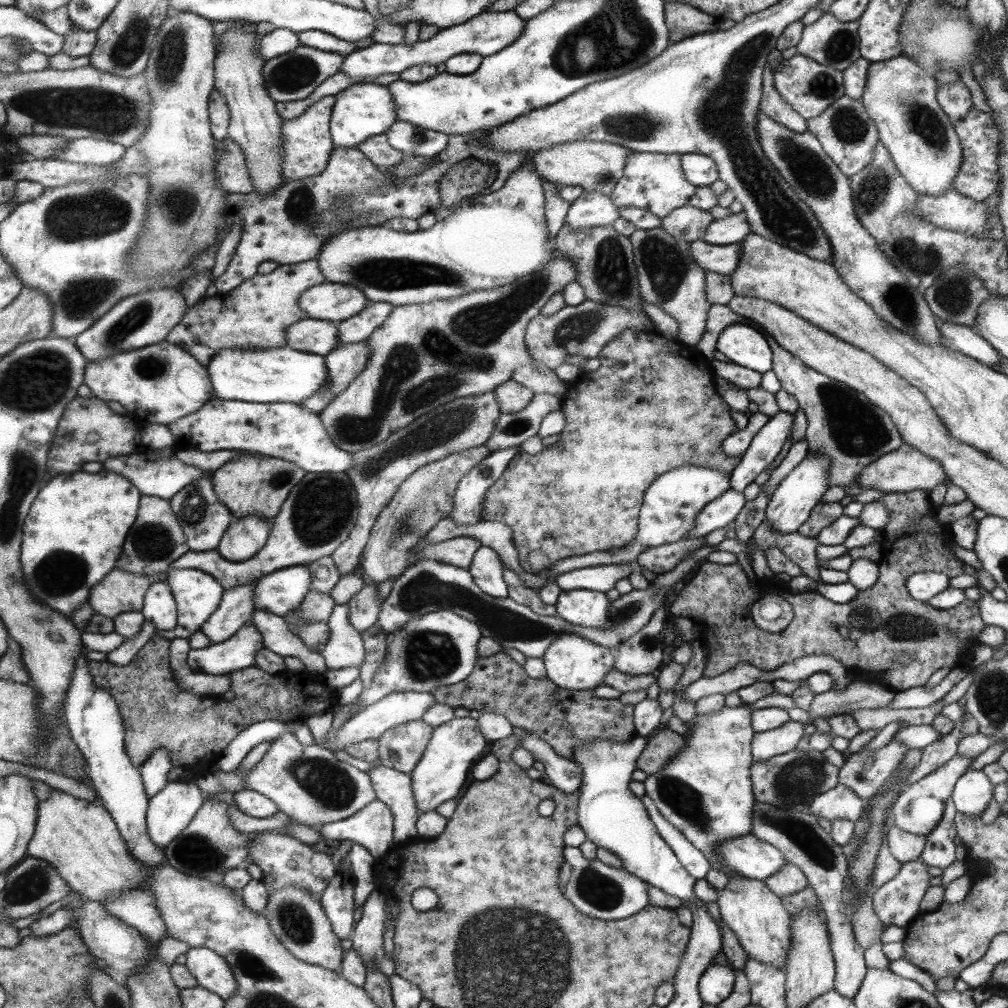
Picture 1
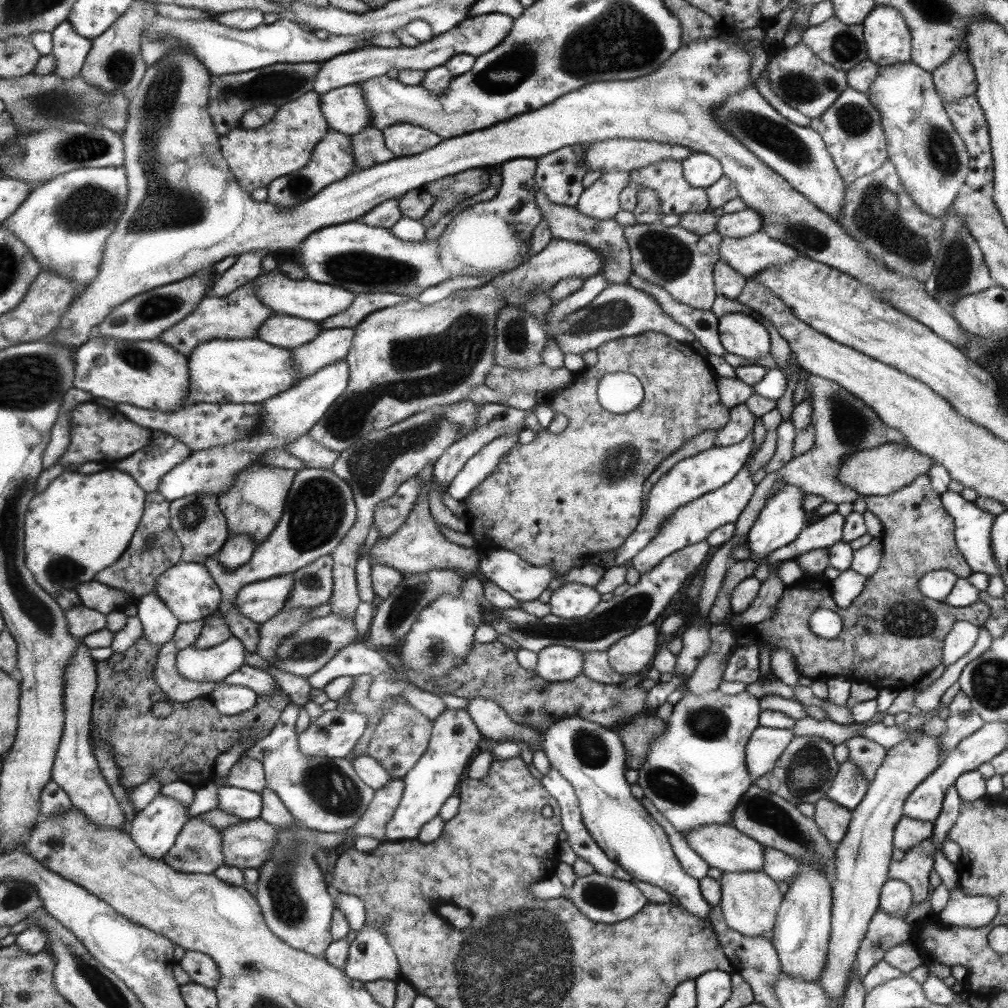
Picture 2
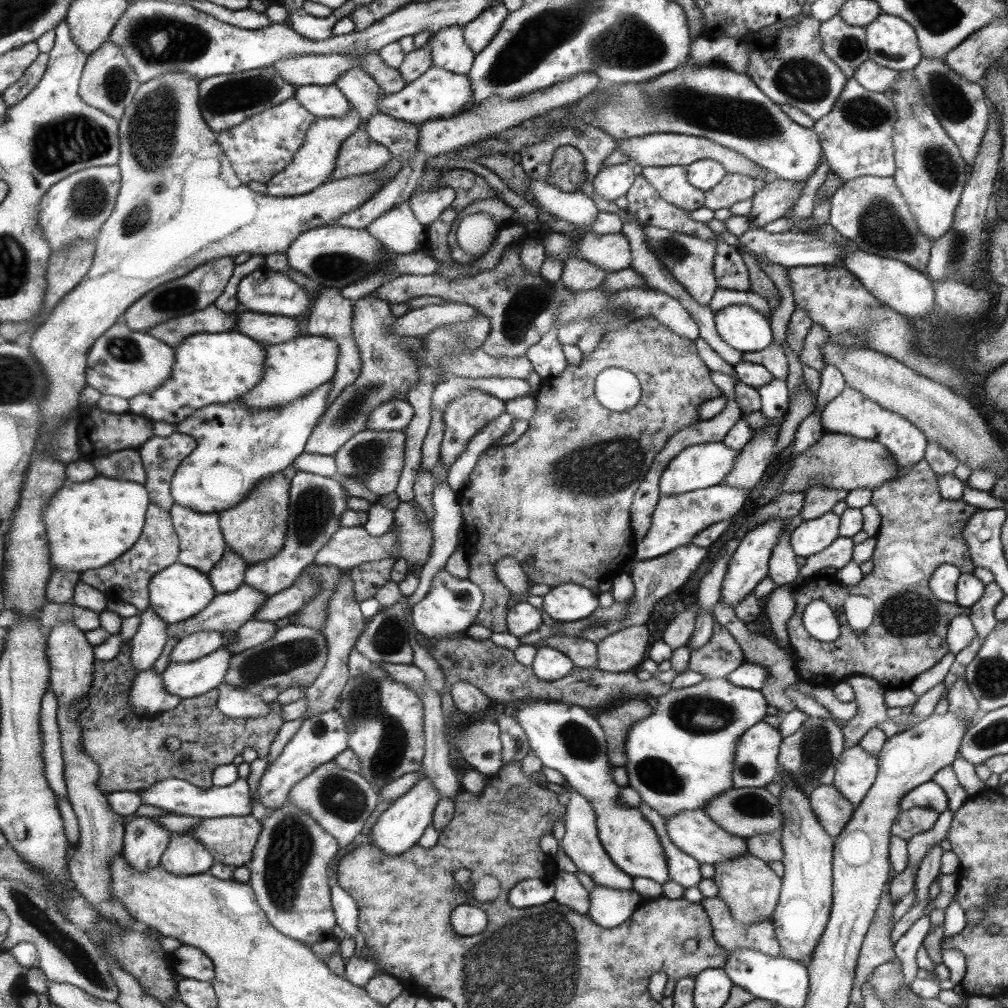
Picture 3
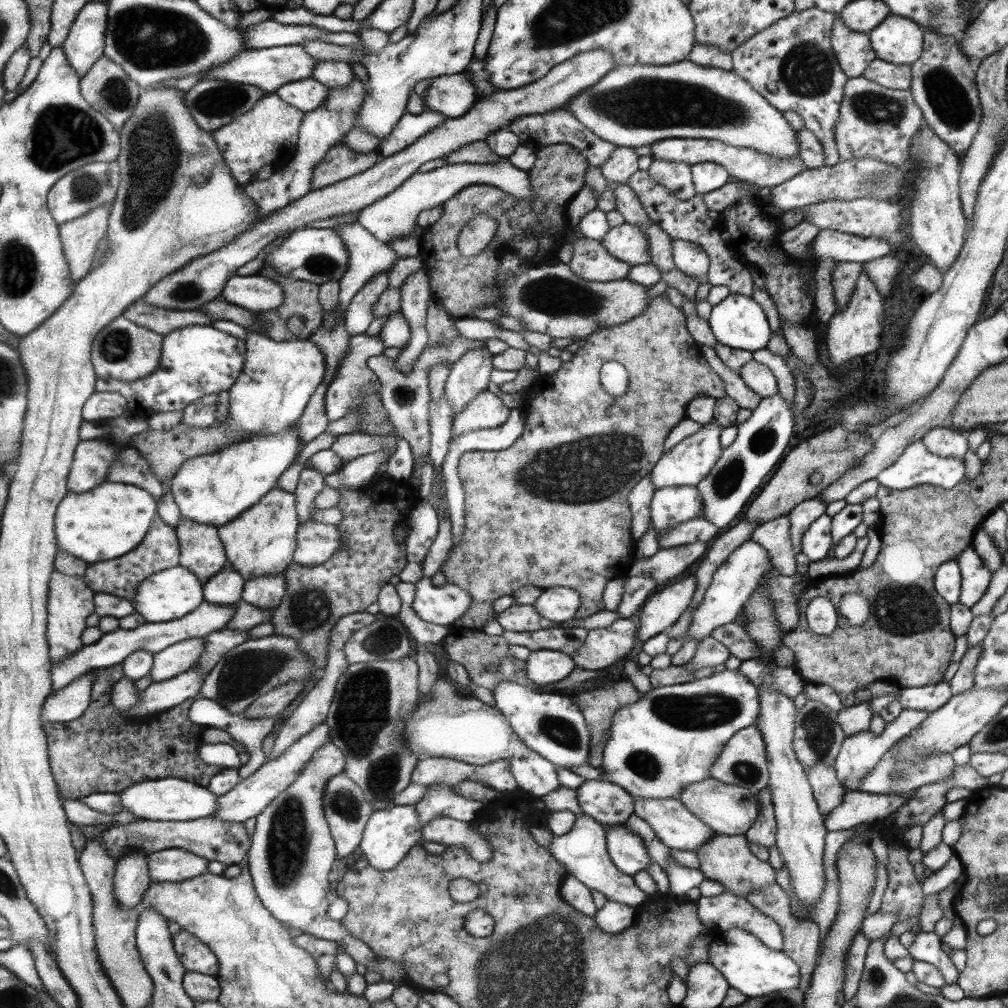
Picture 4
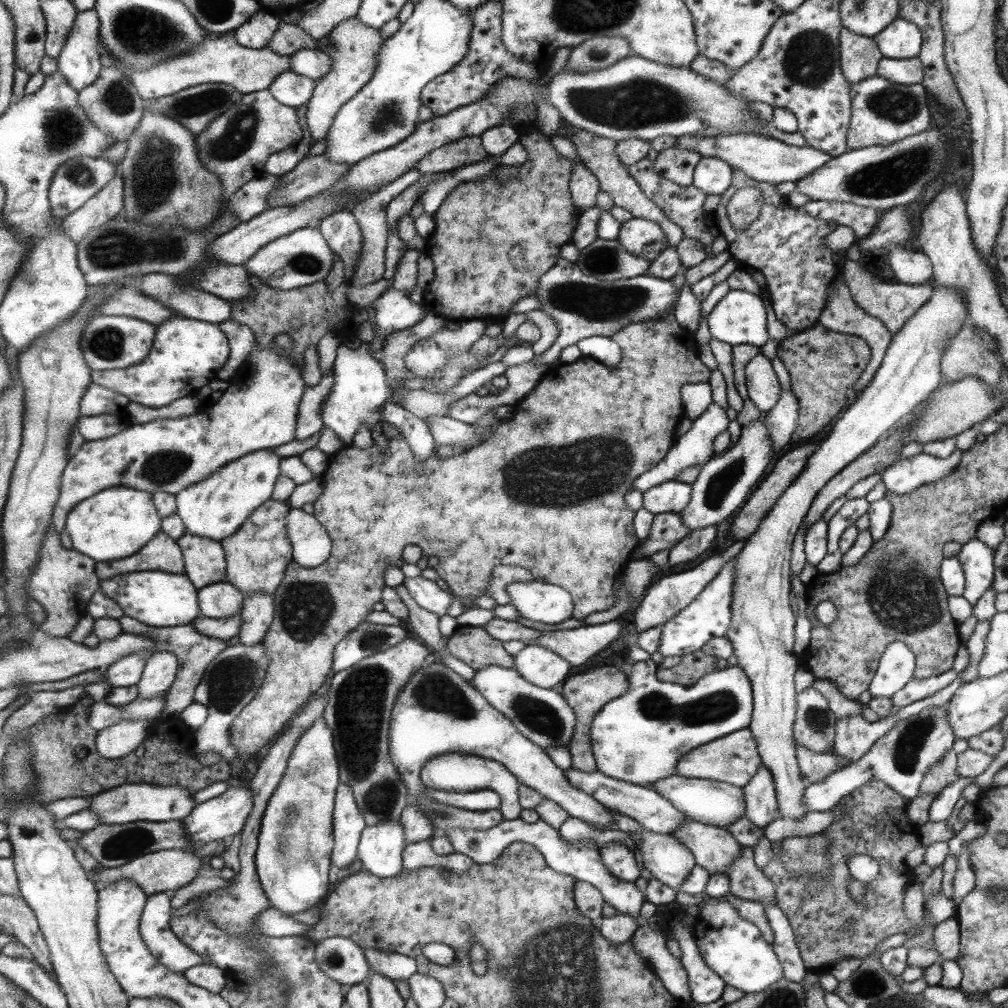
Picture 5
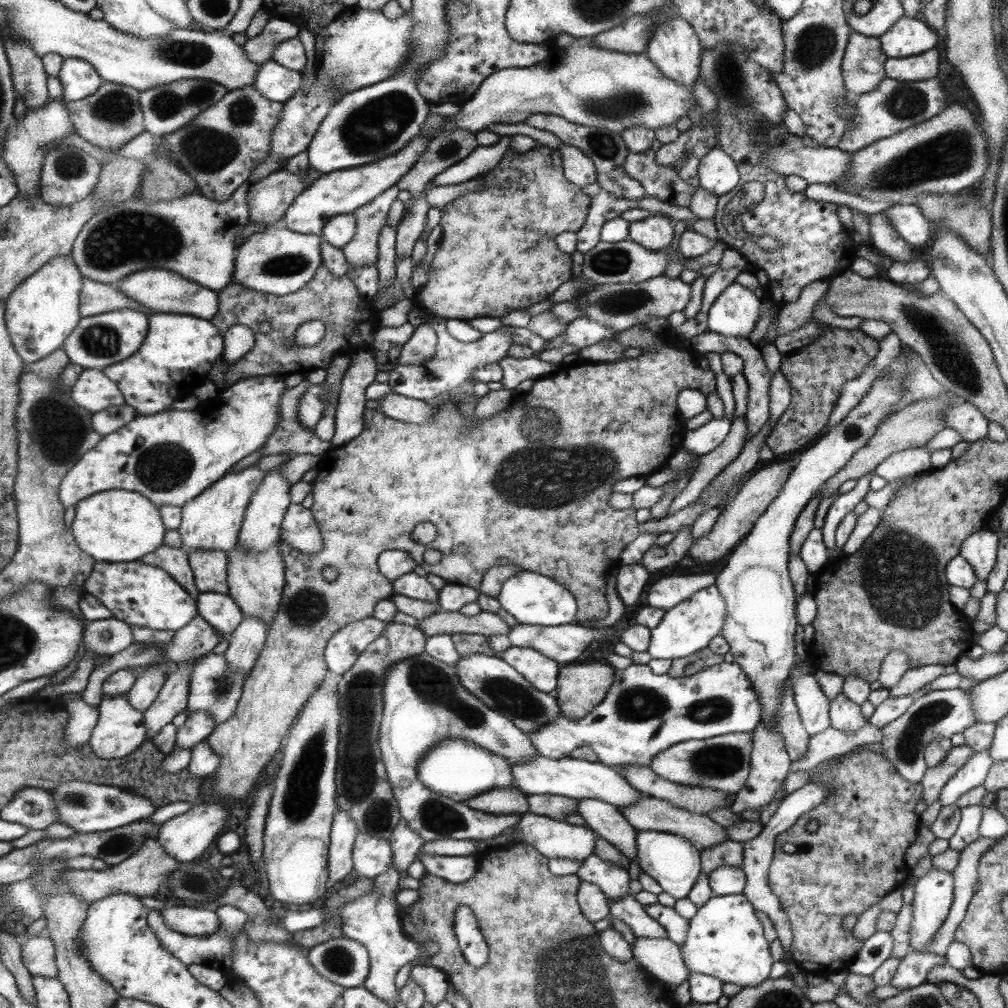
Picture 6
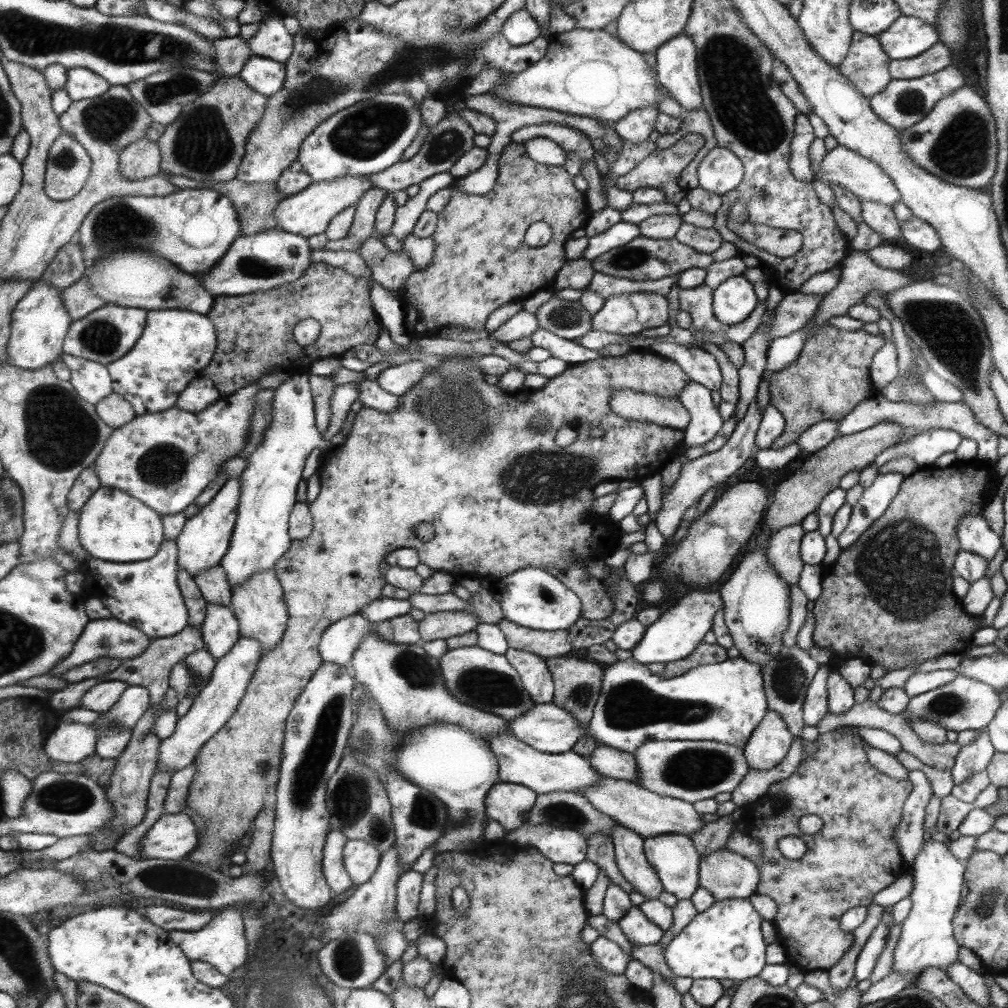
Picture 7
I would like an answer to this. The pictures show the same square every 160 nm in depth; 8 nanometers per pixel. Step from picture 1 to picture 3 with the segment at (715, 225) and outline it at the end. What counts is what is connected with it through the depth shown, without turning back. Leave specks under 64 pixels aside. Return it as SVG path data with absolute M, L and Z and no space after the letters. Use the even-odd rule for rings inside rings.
M770 178L755 189L752 205L745 214L748 228L763 228L763 226L785 216L798 198L805 182L789 182L778 178Z

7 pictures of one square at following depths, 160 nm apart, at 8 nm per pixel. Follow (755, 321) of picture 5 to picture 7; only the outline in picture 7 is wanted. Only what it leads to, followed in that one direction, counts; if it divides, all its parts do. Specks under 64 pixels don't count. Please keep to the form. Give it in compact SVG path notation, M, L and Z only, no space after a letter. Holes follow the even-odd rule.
M742 274L724 280L712 292L712 313L721 324L745 321L758 303L753 284Z

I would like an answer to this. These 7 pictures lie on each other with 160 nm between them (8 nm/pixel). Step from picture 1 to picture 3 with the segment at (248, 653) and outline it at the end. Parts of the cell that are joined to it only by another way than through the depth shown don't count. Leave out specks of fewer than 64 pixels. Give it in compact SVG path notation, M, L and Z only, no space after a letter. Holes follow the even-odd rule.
M225 647L191 662L172 662L162 673L165 686L171 694L184 698L195 698L222 683L231 652Z

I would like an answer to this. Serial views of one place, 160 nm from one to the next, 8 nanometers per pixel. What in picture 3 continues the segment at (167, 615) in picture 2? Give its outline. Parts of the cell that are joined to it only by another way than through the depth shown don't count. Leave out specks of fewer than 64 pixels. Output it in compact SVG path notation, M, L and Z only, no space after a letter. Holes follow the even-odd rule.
M151 608L141 612L140 618L142 621L139 630L131 641L134 665L139 672L147 671L161 658L168 647L170 627L170 623Z

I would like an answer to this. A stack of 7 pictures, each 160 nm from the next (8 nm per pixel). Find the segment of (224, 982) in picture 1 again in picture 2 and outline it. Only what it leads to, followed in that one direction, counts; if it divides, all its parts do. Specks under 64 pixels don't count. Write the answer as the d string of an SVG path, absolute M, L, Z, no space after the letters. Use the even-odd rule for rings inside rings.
M193 950L186 951L179 963L192 976L193 982L216 989L221 973L210 956Z

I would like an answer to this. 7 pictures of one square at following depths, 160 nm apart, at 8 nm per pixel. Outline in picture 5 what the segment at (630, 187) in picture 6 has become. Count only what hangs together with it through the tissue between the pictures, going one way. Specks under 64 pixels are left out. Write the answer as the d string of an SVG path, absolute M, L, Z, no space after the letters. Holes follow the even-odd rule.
M563 121L559 123L558 130L559 129L562 130L562 136L574 144L580 162L595 176L598 180L598 187L611 197L615 207L626 210L631 214L632 218L656 221L667 237L667 246L676 247L677 244L679 244L679 241L684 237L681 228L673 224L673 222L661 212L661 209L643 194L636 180L628 174L627 168L619 163L615 152L616 142L614 140L594 136L594 134L590 134L583 129L574 127L566 128Z

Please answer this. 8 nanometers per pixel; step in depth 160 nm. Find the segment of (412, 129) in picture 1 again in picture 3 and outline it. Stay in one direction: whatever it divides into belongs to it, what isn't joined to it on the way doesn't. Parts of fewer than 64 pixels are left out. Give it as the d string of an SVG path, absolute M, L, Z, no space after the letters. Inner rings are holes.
M379 112L359 126L361 129L365 129L366 135L374 143L385 146L389 151L389 155L391 155L391 159L397 159L401 163L401 168L399 168L399 172L395 176L391 177L391 180L387 181L372 197L369 197L367 202L361 204L359 208L340 216L336 222L328 223L329 227L339 225L347 228L356 228L357 230L365 229L368 224L371 224L372 220L406 202L414 188L418 186L417 182L423 175L425 164L428 161L428 157L425 154L421 154L421 151L418 151L418 141L420 140L419 124L393 118Z

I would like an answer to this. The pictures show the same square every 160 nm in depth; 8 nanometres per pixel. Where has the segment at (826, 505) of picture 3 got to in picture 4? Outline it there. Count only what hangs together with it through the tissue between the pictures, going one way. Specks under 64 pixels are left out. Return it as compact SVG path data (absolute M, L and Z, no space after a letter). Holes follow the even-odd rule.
M815 496L813 499L803 500L786 515L789 520L789 538L794 555L802 551L801 541L804 539L804 533L816 519L824 515L825 508L826 505Z

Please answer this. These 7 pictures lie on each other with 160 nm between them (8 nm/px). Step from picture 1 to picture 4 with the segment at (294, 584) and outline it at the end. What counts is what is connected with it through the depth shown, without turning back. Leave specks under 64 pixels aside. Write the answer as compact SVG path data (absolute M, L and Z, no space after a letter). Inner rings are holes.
M204 601L197 607L196 611L174 621L162 623L146 622L133 630L121 628L112 633L105 633L103 639L99 640L96 644L85 645L75 655L54 662L52 668L53 690L54 692L61 692L75 679L79 679L93 669L101 670L111 668L115 665L121 665L128 656L133 655L135 652L147 651L157 654L167 648L173 647L173 644L178 644L188 639L203 639L203 637L207 637L209 634L225 628L226 624L228 624L231 617L235 614L235 611L235 603L232 605L218 605Z

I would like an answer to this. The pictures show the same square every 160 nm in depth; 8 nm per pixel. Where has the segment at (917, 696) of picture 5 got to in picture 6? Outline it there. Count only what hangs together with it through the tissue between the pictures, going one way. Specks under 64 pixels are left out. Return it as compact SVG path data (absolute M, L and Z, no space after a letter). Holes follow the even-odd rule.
M925 664L919 668L910 668L905 671L901 680L888 690L888 696L891 698L899 698L909 694L918 693L924 686L933 682L938 676L956 672L954 664L941 666L941 664Z

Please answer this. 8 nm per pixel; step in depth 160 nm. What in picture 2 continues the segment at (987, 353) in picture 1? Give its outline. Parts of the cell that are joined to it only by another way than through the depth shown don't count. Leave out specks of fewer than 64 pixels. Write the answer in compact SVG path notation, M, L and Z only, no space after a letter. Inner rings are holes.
M716 37L709 40L695 40L695 42L683 43L683 46L667 61L665 61L656 71L649 75L643 75L637 77L636 79L631 80L613 80L613 81L598 81L597 83L587 84L585 87L579 88L576 91L571 91L568 95L563 95L560 99L557 99L554 103L550 103L546 107L537 109L536 111L527 111L523 115L512 116L511 119L506 121L494 124L492 127L485 128L482 131L473 131L467 133L466 135L454 136L453 138L443 138L439 144L433 146L433 148L428 148L427 150L420 152L415 156L407 156L403 158L394 158L387 160L386 162L381 162L375 164L374 166L363 168L361 170L355 170L350 173L348 176L345 176L344 179L337 180L332 182L328 187L322 188L313 198L298 204L297 206L292 206L291 208L282 208L282 206L276 206L276 204L269 204L264 201L253 201L250 197L249 192L245 192L244 188L241 188L240 181L236 179L236 174L229 169L228 161L225 160L224 154L222 152L220 138L220 133L217 132L216 125L212 123L211 114L208 112L208 91L211 87L211 74L208 73L208 70L204 68L204 65L197 60L195 54L191 54L189 50L173 50L169 52L169 56L163 56L157 64L151 64L148 66L148 71L144 76L144 79L141 82L140 87L133 91L131 94L131 107L130 107L130 119L128 122L127 130L123 136L126 146L125 154L125 165L123 168L127 170L129 175L129 186L130 186L130 195L128 200L128 205L125 211L125 214L119 220L119 224L115 229L115 232L109 237L103 264L101 265L101 270L99 276L95 279L93 284L88 286L88 289L79 297L79 299L74 300L71 307L67 309L68 311L63 315L62 323L60 327L57 328L54 333L54 339L52 340L55 344L59 343L64 347L73 349L77 351L82 344L85 344L89 339L93 337L93 330L96 326L101 324L102 320L105 320L109 315L112 314L115 308L119 308L121 304L125 304L127 300L135 298L134 296L140 295L141 293L153 290L154 288L164 287L166 284L177 283L180 280L188 279L194 275L198 275L200 272L210 271L216 262L227 258L227 256L237 256L241 253L251 251L251 250L269 250L269 252L281 251L285 249L295 248L298 244L307 236L311 235L315 231L319 231L322 228L333 226L335 223L343 224L351 221L358 220L366 212L372 210L373 207L376 207L378 204L381 204L384 200L389 200L392 198L400 198L407 191L412 191L413 189L418 189L423 187L425 183L433 182L434 180L443 178L448 175L457 175L457 172L465 171L467 169L475 168L491 168L493 166L501 166L503 163L508 163L509 160L529 158L529 159L539 159L540 157L549 155L551 152L559 151L560 148L574 146L575 144L587 144L598 143L606 139L612 138L632 138L632 139L642 139L642 140L652 140L656 142L662 142L665 144L680 144L684 145L686 148L692 149L692 153L704 153L715 160L719 161L721 166L723 166L724 176L729 180L732 180L736 185L736 197L743 200L743 204L747 208L754 210L755 212L760 213L761 219L761 232L767 233L769 237L772 237L773 240L783 241L785 244L791 245L796 249L801 256L809 257L809 260L820 261L821 264L829 265L831 268L840 269L841 272L847 273L850 277L856 278L858 281L863 282L865 285L868 285L870 289L875 293L875 295L880 298L881 301L885 301L887 304L891 305L893 309L899 310L899 312L909 316L916 321L920 321L921 324L927 325L937 336L943 337L946 341L949 341L954 346L960 346L966 342L965 337L963 336L962 326L956 321L956 318L945 308L933 300L933 297L929 296L927 292L924 291L924 285L920 284L916 280L913 280L912 277L901 276L899 272L893 272L892 269L889 269L887 265L880 264L879 261L873 260L871 256L868 256L868 253L865 249L861 248L860 245L856 242L853 237L850 237L848 233L841 228L841 225L837 224L832 217L826 215L824 212L820 211L811 201L798 193L796 189L792 187L783 177L778 176L775 172L768 168L767 165L761 163L760 160L752 154L752 152L747 149L736 137L730 134L729 131L725 130L720 121L716 118L716 108L719 103L723 102L725 97L729 95L734 95L743 89L753 86L753 80L751 78L751 73L749 68L751 68L752 57L749 56L748 52L745 52L745 48L741 48L740 44L737 43L727 43L725 41L718 40Z

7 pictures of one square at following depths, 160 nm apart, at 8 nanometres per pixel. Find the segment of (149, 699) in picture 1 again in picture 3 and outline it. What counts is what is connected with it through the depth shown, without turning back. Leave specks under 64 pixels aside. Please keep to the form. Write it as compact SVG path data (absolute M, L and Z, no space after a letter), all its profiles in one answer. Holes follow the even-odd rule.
M130 641L125 644L115 660L96 661L94 683L89 696L90 703L80 718L84 749L101 767L101 779L99 780L101 791L106 793L143 792L152 788L156 783L174 777L183 778L198 788L205 789L212 787L212 772L215 768L231 763L233 757L239 755L245 748L253 748L256 758L266 758L269 744L275 738L279 726L284 722L281 718L282 705L275 701L268 703L268 711L263 716L255 718L229 718L216 709L215 690L209 690L201 696L182 699L182 703L177 708L156 715L139 714L134 711L130 701L133 685L140 674L134 665L132 653L133 646ZM171 736L175 736L181 742L180 748L173 752L167 748L167 740Z

